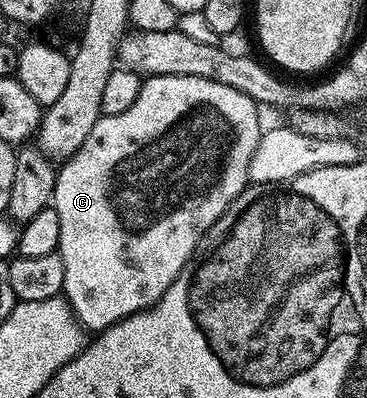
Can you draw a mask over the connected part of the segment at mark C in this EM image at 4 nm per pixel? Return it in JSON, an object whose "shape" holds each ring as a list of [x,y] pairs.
{"shape":[[[162,75],[161,77],[147,78],[138,91],[138,99],[121,111],[118,115],[102,115],[98,123],[86,135],[86,143],[78,147],[78,151],[70,160],[59,166],[56,175],[56,186],[52,196],[51,208],[58,211],[58,224],[60,227],[59,255],[62,267],[66,267],[63,296],[76,314],[77,321],[88,331],[108,329],[114,323],[126,319],[135,313],[148,309],[158,299],[162,299],[164,292],[178,279],[182,267],[192,258],[196,244],[202,235],[215,223],[219,217],[238,199],[243,189],[249,188],[248,168],[250,159],[260,142],[262,124],[257,103],[242,91],[234,87],[226,87],[226,83],[214,83],[214,79],[202,79],[190,75]]]}

